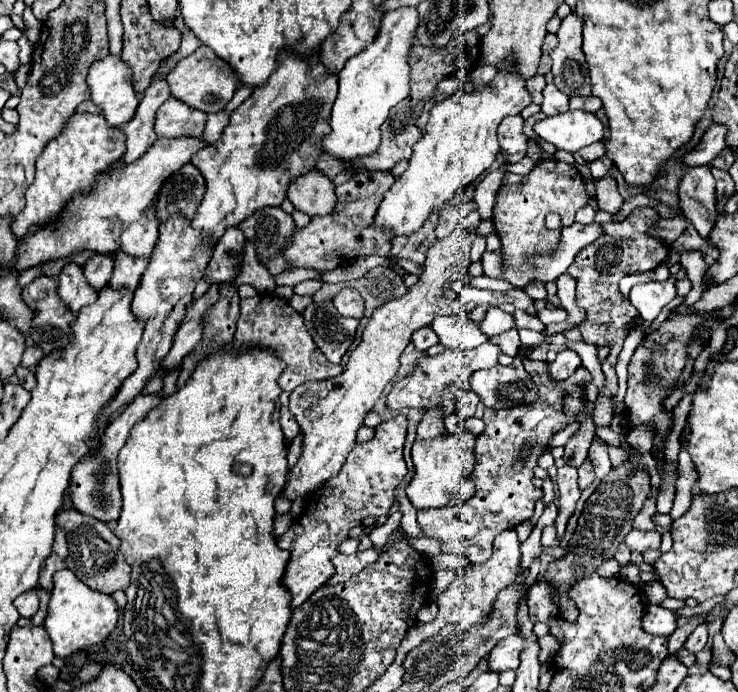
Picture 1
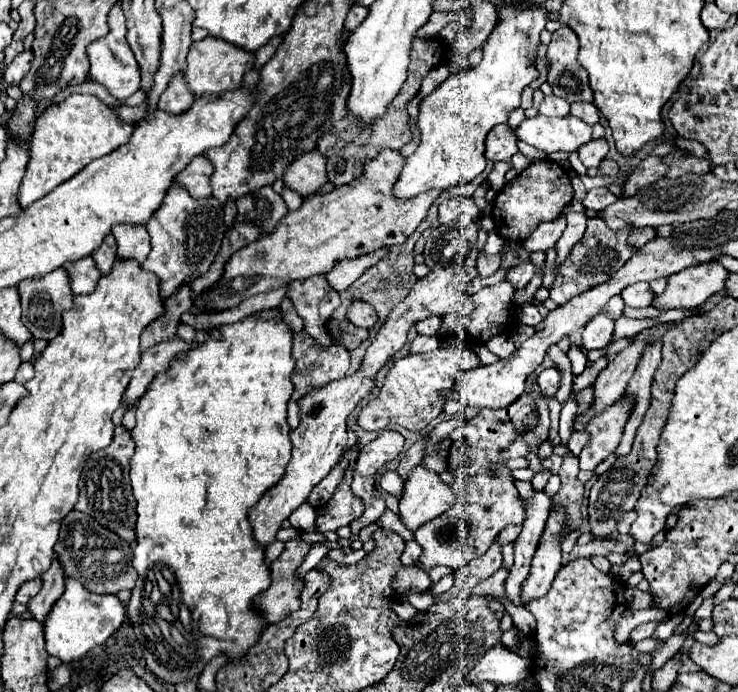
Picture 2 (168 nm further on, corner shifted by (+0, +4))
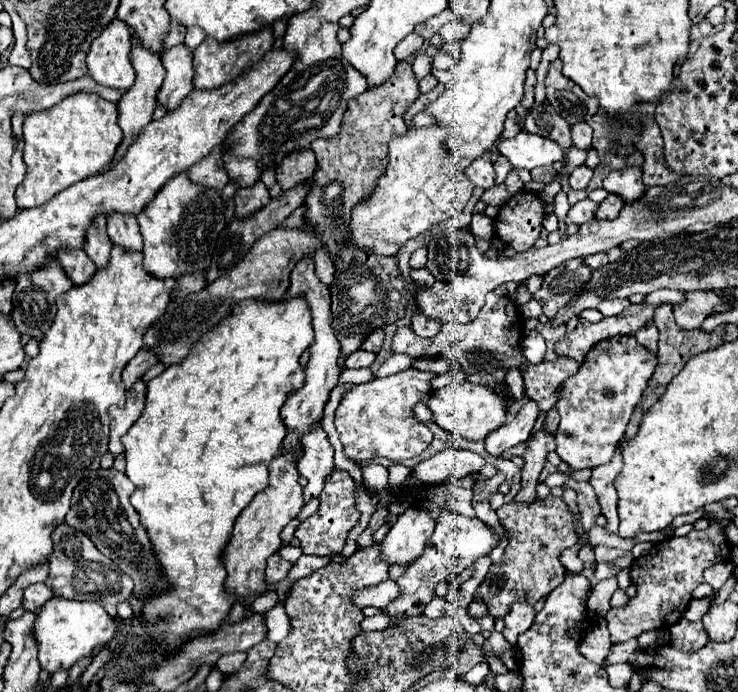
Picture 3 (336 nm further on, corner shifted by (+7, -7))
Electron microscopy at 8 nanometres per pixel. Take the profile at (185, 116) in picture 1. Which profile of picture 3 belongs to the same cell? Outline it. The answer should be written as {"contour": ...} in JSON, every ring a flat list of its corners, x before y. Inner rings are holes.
{"contour":[[179,44,173,50,165,50,161,54,161,60,167,76,157,94,157,102,167,110,173,110,193,90,193,50,185,44]]}

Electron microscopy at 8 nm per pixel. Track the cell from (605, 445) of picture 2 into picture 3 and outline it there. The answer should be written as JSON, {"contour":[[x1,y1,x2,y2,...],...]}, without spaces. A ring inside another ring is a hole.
{"contour":[[635,334,613,336,595,344,577,374,563,382,559,402,555,406,561,416,559,430,555,434,555,452,571,466,571,470,595,468,613,458,617,442,623,440,625,426,635,404,641,400,655,366,657,354,645,350,645,346,635,340]]}

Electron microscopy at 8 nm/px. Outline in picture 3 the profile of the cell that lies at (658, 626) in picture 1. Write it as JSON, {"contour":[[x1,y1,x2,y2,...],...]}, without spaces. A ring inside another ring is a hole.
{"contour":[[629,640,629,642,621,642,621,644,615,644,611,646,605,662,603,662,603,668,607,668,609,664,619,664,619,662,625,662,637,648,637,640]]}

